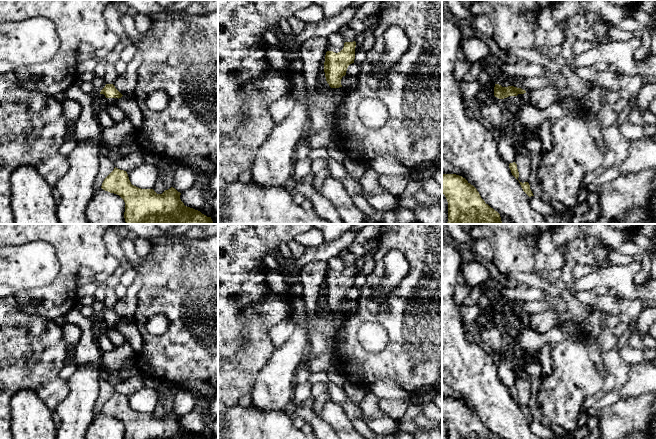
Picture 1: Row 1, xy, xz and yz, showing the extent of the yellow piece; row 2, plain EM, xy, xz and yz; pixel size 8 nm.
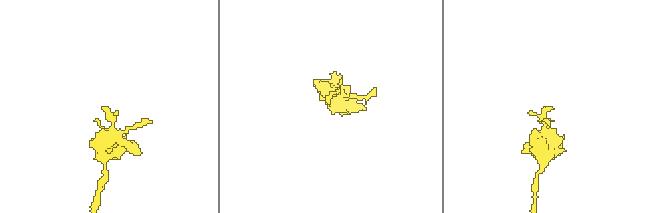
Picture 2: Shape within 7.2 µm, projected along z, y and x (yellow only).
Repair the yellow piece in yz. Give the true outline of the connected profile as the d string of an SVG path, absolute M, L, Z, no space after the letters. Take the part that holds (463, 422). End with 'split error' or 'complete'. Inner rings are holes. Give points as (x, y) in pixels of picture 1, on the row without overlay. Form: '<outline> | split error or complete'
M443 398L442 417L448 426L448 439L500 439L485 427L477 413L462 400Z | complete

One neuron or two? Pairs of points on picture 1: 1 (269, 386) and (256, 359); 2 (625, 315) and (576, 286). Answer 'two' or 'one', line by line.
1: two
2: two

